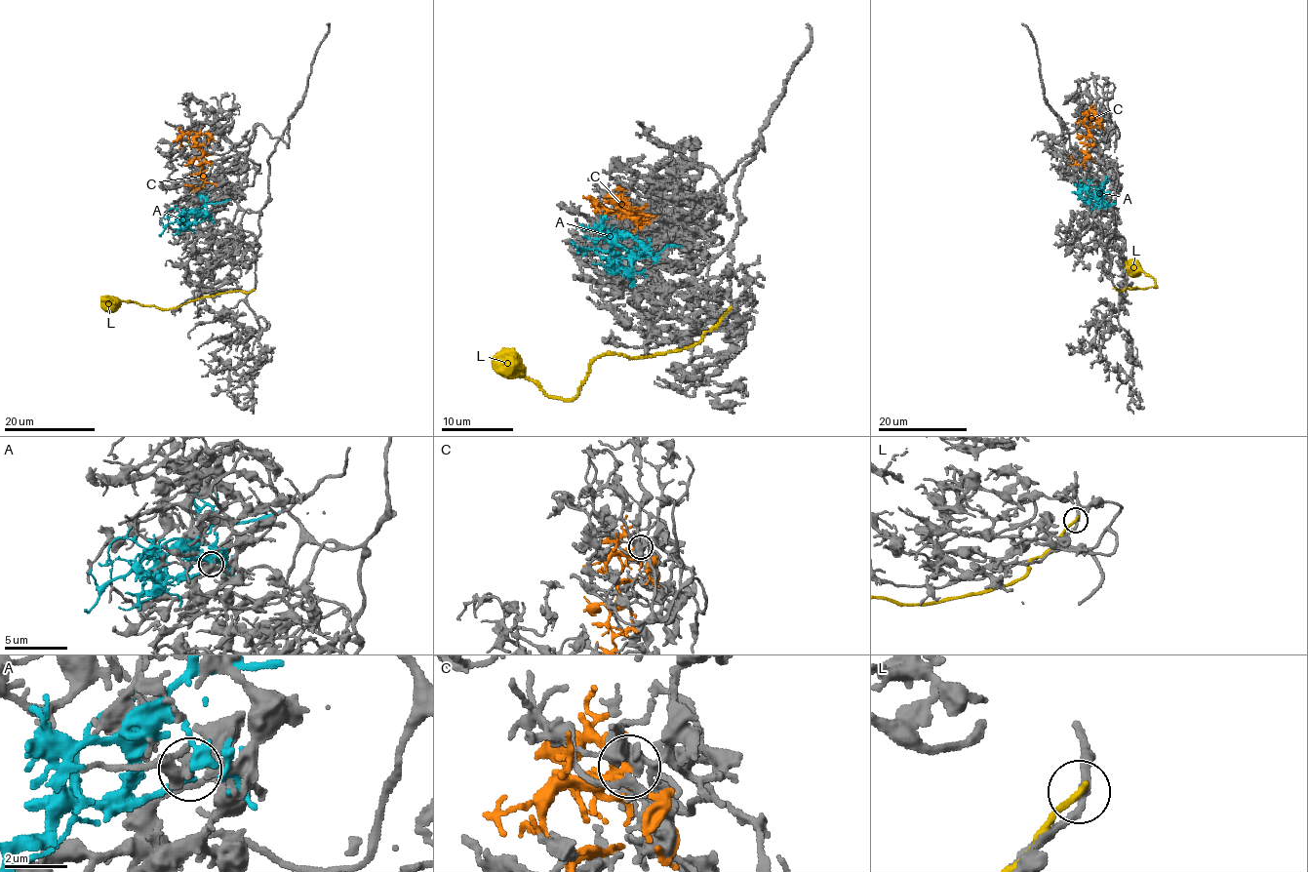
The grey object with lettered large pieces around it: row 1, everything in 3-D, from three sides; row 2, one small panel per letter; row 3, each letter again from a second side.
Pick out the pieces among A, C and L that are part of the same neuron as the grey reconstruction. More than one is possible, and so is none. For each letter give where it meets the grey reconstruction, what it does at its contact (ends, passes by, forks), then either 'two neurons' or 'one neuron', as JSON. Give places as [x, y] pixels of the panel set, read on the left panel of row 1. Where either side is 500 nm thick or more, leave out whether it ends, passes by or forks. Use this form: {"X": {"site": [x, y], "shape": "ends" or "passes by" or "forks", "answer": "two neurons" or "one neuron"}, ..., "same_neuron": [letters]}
{"A": {"site": [205, 218], "shape": "ends", "answer": "two neurons"}, "C": {"site": [197, 133], "shape": "forks", "answer": "two neurons"}, "L": {"site": [254, 290], "shape": "ends", "answer": "two neurons"}, "same_neuron": []}

